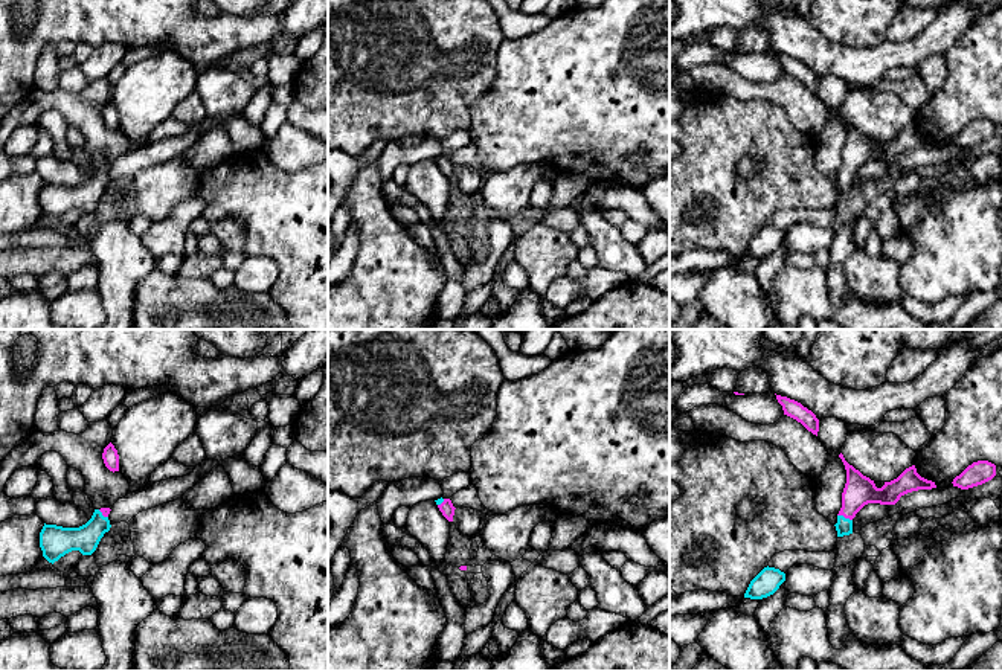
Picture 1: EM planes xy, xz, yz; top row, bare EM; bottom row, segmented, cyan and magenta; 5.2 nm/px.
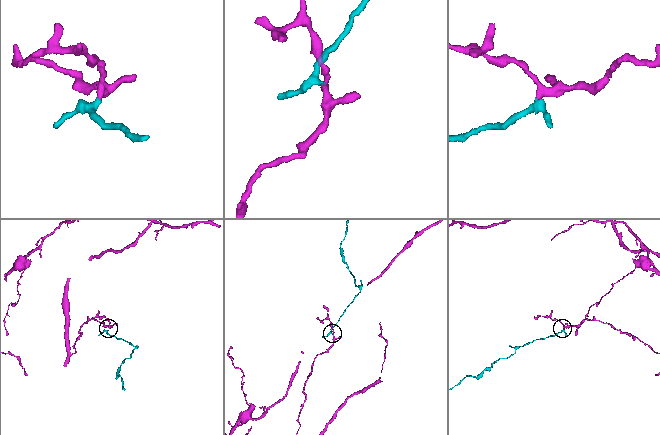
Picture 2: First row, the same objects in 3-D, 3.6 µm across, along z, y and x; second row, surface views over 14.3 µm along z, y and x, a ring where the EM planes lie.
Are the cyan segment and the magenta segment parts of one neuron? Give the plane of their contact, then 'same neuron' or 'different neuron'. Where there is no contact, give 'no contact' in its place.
contact in yz; same neuron

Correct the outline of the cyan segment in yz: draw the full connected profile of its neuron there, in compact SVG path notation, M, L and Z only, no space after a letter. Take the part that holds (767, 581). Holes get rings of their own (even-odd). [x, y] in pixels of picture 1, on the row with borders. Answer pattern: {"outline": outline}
{"outline": "M764 567L749 584L744 598L763 599L773 595L785 581L785 573L775 567Z"}

